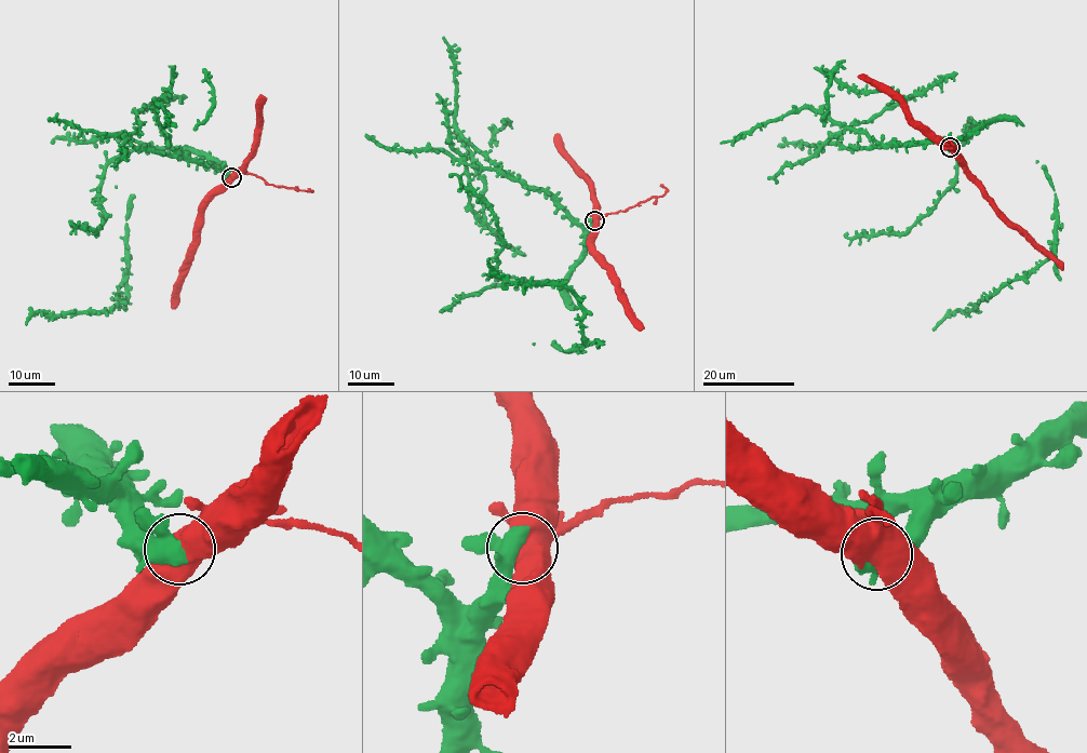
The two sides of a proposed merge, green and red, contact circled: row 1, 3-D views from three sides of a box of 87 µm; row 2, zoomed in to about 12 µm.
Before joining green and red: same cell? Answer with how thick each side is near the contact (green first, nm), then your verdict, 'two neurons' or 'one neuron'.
420/950 nm | two neurons

